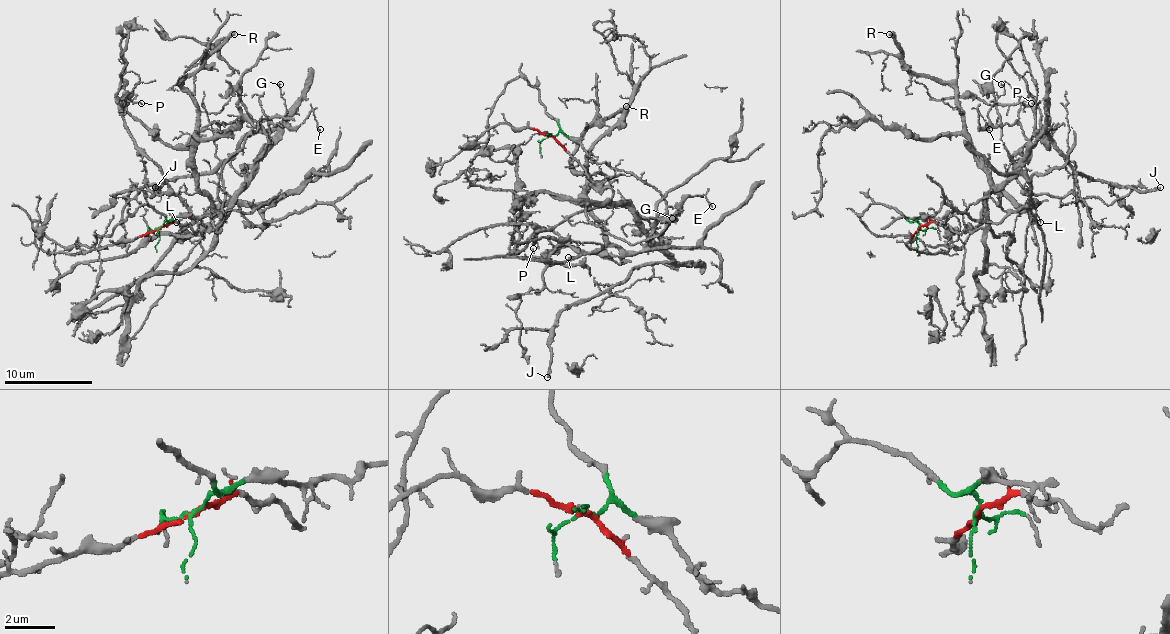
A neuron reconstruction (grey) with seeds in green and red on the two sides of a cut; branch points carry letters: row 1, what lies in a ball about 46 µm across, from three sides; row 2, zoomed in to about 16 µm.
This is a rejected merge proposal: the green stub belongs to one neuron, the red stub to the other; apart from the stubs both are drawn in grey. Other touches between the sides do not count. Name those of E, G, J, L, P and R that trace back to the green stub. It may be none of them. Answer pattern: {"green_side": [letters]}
{"green_side": ["L", "P", "R"]}

